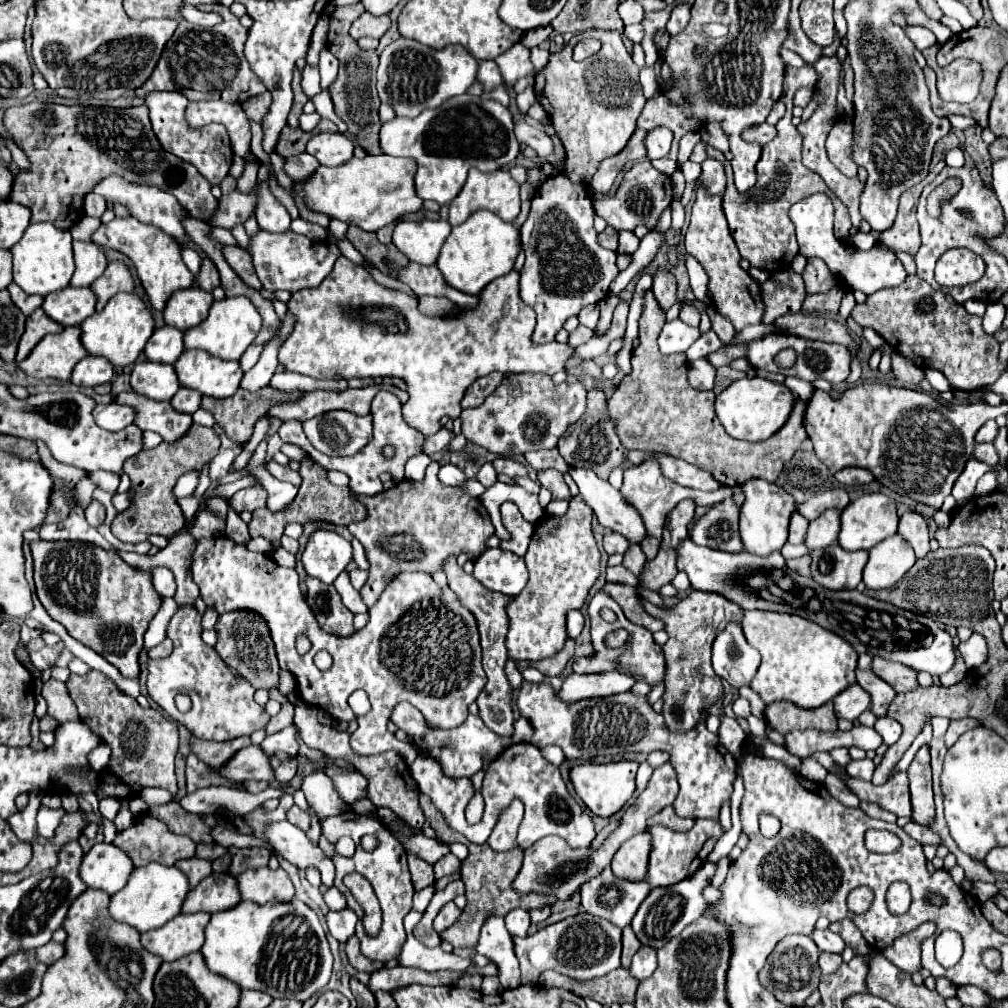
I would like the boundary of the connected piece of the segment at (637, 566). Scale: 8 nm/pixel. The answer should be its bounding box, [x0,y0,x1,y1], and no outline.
[622,545,646,577]

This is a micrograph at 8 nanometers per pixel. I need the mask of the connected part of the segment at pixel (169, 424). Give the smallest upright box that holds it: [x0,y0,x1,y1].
[116,391,192,443]

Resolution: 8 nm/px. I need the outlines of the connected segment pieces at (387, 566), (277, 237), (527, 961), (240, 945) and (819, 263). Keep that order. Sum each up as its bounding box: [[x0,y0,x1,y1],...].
[[348,461,494,607],[246,231,340,293],[512,913,622,985],[200,899,332,1001],[801,259,838,294]]

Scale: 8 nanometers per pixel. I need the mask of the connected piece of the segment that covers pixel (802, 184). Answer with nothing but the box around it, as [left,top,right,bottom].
[724,113,850,273]

